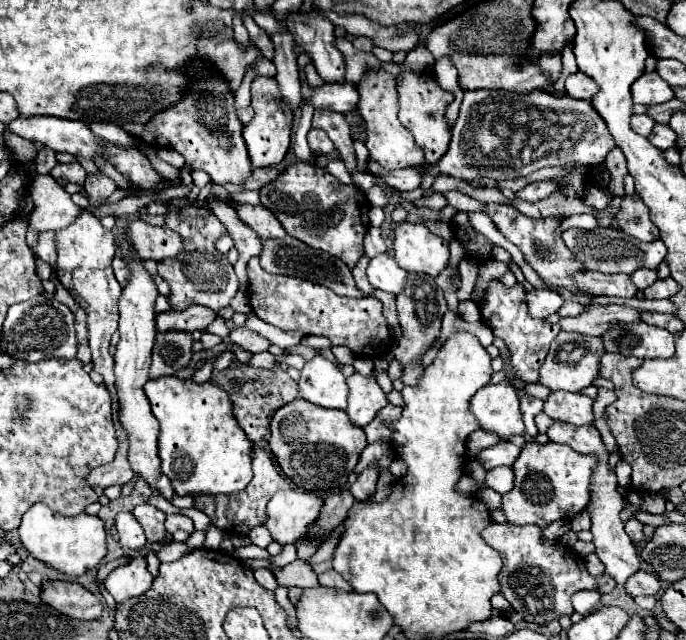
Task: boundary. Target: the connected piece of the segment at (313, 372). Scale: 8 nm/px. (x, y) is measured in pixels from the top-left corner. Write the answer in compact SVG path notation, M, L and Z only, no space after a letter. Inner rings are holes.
M319 354L307 360L301 368L301 378L297 380L297 384L301 398L323 408L345 410L349 388L345 384L345 376L331 360Z

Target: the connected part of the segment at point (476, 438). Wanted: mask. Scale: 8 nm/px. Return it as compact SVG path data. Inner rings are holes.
M478 429L469 436L467 450L472 457L477 457L481 450L496 445L500 441L496 434L493 435L483 429Z

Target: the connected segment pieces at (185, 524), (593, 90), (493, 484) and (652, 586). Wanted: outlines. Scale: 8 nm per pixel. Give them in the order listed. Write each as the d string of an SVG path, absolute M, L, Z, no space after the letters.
M167 514L165 528L167 528L167 532L171 532L171 534L173 534L175 530L185 530L189 536L195 532L191 518L187 518L187 516L181 516L181 514Z
M575 72L567 78L565 90L567 90L567 96L571 98L591 100L597 94L597 84L593 84L593 80L589 80L589 76L585 76L583 72Z
M499 466L488 470L485 478L485 483L499 494L503 495L514 486L514 472L512 467Z
M635 572L633 576L629 576L627 584L625 584L625 590L631 598L635 596L655 596L659 592L659 578L655 574L649 574L649 572Z

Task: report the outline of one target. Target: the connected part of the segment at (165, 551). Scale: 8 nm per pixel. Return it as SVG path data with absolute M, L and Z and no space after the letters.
M172 541L165 545L158 553L161 562L173 562L178 560L188 552L188 547L185 543Z

